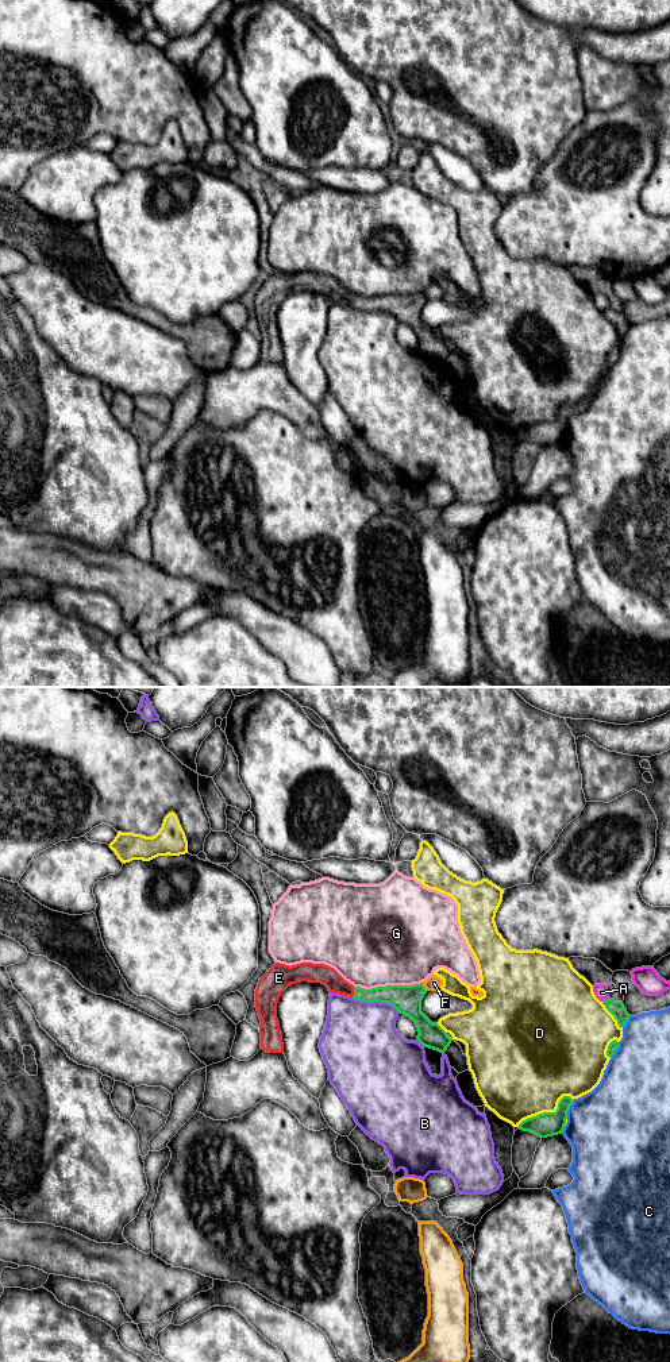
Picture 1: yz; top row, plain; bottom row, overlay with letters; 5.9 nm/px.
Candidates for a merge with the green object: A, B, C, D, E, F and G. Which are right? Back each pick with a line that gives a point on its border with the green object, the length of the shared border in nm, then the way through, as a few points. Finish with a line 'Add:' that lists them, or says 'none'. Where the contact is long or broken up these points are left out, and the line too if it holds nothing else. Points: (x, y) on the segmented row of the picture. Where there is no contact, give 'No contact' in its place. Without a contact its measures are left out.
E: Touches green at yz (354, 992). Shared border 70 nm. Path across: yz (396, 995), (362, 995), (354, 992), (337, 984), (326, 975)
Add: E

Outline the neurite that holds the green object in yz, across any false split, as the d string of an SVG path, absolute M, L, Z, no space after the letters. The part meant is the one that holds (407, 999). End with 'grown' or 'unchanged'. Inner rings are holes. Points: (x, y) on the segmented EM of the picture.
M276 962L261 979L255 989L255 1007L259 1015L261 1047L269 1053L284 1053L282 1033L277 1019L277 1003L292 984L321 983L330 992L350 996L359 1002L389 1003L398 1014L409 1016L419 1031L417 1041L426 1047L444 1053L453 1038L421 1012L421 1000L427 993L423 983L413 985L386 985L371 989L354 987L334 968L324 964L301 962L285 965Z; grown

